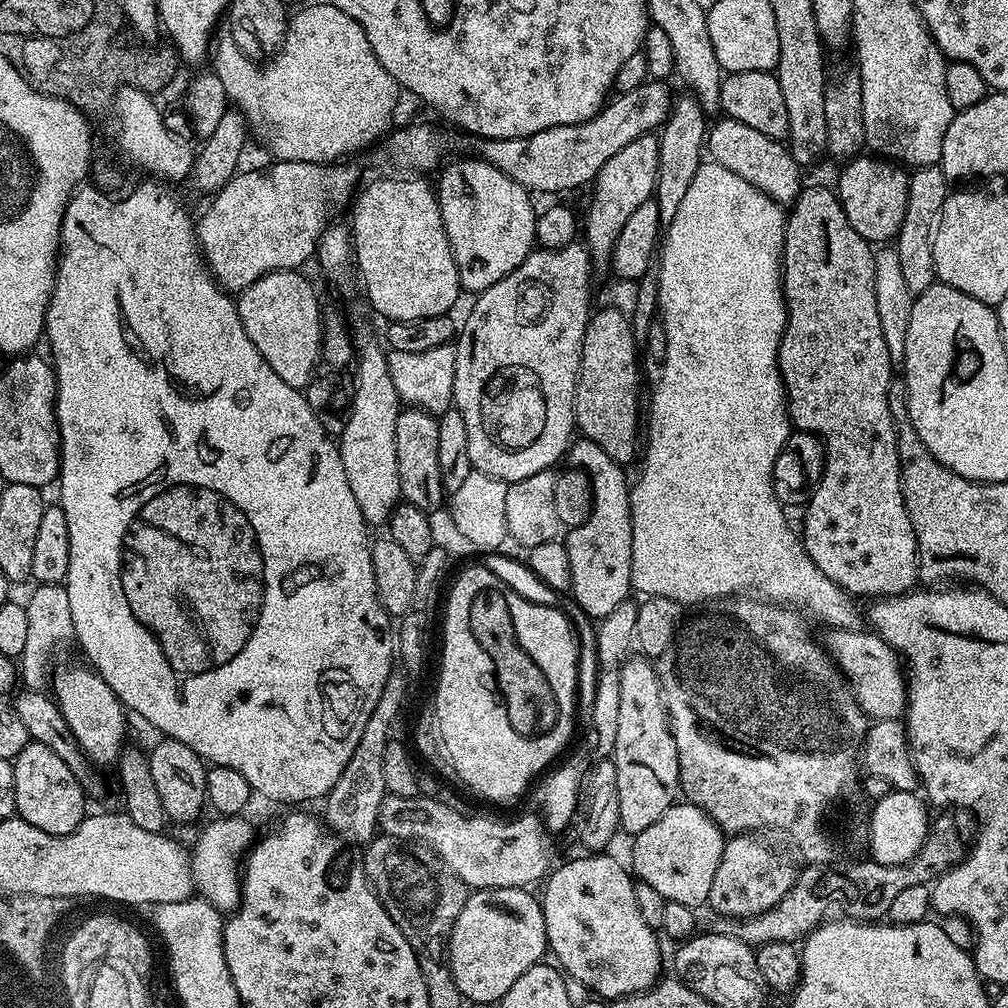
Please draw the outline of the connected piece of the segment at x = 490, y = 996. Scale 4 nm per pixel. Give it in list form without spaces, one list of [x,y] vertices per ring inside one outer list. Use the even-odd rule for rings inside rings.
[[[481,888],[469,895],[462,914],[447,933],[448,960],[454,982],[465,1001],[495,1005],[548,952],[544,910],[528,888]]]

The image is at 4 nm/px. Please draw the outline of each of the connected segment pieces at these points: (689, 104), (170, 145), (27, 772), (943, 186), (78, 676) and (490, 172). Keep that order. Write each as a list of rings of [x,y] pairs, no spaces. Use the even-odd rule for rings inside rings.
[[[680,95],[673,101],[671,114],[661,128],[659,139],[659,170],[656,176],[654,199],[659,208],[661,227],[667,228],[678,212],[683,195],[692,188],[694,174],[700,168],[704,156],[704,145],[707,139],[707,113],[695,96]],[[702,156],[702,157],[701,157]]]
[[[123,87],[116,94],[114,109],[116,116],[120,119],[120,148],[124,151],[124,156],[136,168],[148,172],[153,177],[159,178],[164,182],[173,182],[189,175],[192,171],[192,162],[194,159],[194,148],[191,148],[184,140],[179,140],[176,136],[168,136],[168,128],[164,125],[164,120],[160,117],[160,108],[155,104],[153,97],[144,92],[141,88]]]
[[[29,742],[17,754],[12,769],[14,798],[19,819],[30,822],[30,826],[38,826],[38,830],[46,830],[46,834],[55,836],[70,834],[82,823],[86,815],[86,793],[70,770],[70,766],[66,766],[66,762],[62,762],[62,758],[58,758],[58,754],[50,750],[50,746]]]
[[[938,166],[915,169],[908,177],[906,218],[902,218],[902,226],[895,238],[894,247],[902,265],[906,286],[913,294],[924,292],[930,285],[937,283],[932,234],[936,230],[936,222],[940,218],[940,211],[948,195],[950,181]]]
[[[80,664],[55,665],[50,676],[50,695],[56,701],[70,734],[89,761],[96,766],[115,765],[126,744],[124,741],[126,709],[114,694],[114,690],[106,686],[106,682],[98,673],[92,671],[91,667]]]
[[[464,158],[453,159],[448,162],[453,164],[445,163],[439,169],[440,181],[435,181],[434,187],[446,238],[458,266],[461,289],[479,294],[494,286],[494,282],[502,282],[506,274],[518,270],[537,247],[538,212],[532,209],[533,197],[528,189],[518,186],[514,178],[502,174],[502,170],[485,160],[460,159]]]

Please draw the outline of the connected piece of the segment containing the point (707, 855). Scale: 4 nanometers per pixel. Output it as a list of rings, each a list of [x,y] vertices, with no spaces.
[[[677,802],[654,822],[634,837],[631,871],[641,884],[654,886],[668,902],[682,902],[693,910],[707,905],[710,885],[722,858],[725,833],[701,808],[687,802]]]

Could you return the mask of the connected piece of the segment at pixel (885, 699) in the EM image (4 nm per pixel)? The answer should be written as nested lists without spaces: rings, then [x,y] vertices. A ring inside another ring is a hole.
[[[832,630],[827,634],[830,655],[837,669],[842,673],[843,679],[850,685],[851,695],[860,705],[865,716],[873,721],[895,720],[903,717],[906,712],[906,672],[896,649],[871,630]]]

